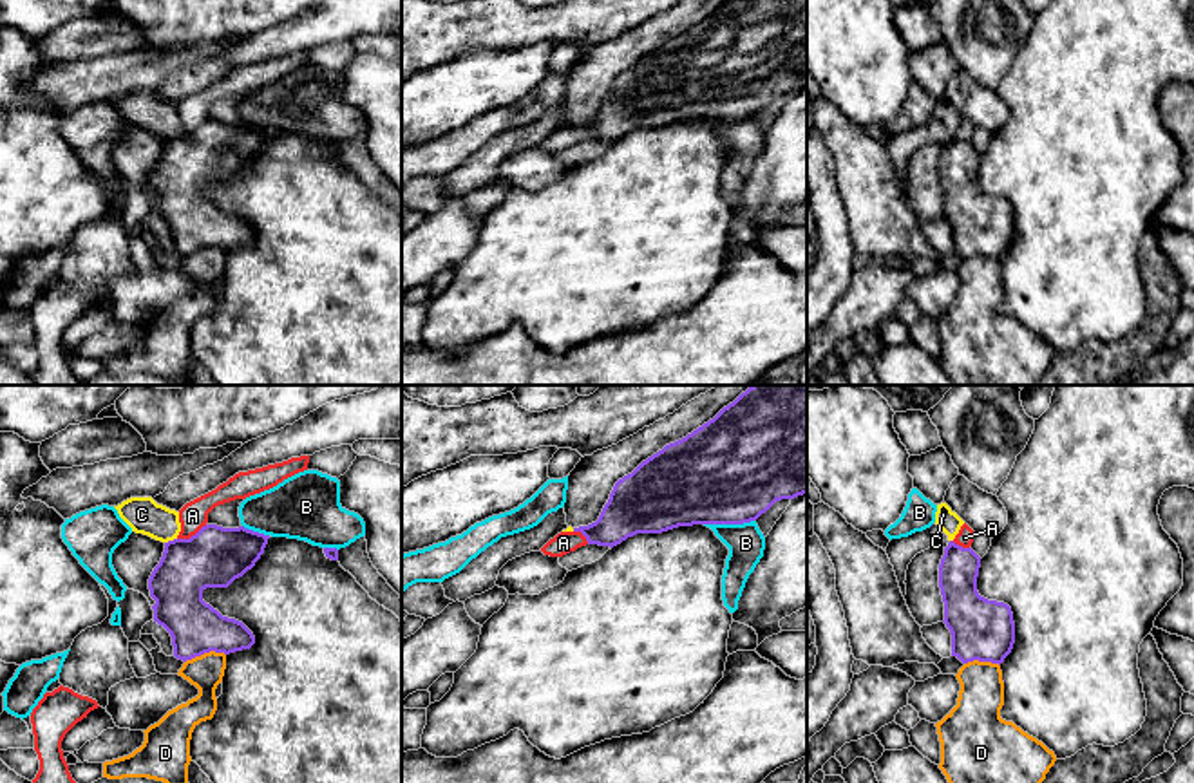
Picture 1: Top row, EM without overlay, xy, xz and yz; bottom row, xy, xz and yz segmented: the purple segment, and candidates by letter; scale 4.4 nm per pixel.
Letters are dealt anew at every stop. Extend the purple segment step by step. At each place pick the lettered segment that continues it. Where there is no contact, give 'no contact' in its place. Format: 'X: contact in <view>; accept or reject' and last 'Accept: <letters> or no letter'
A: contact in xy; reject
B: contact in xz; reject
C: contact in xy; reject
D: contact in xy; reject
Accept: no letter

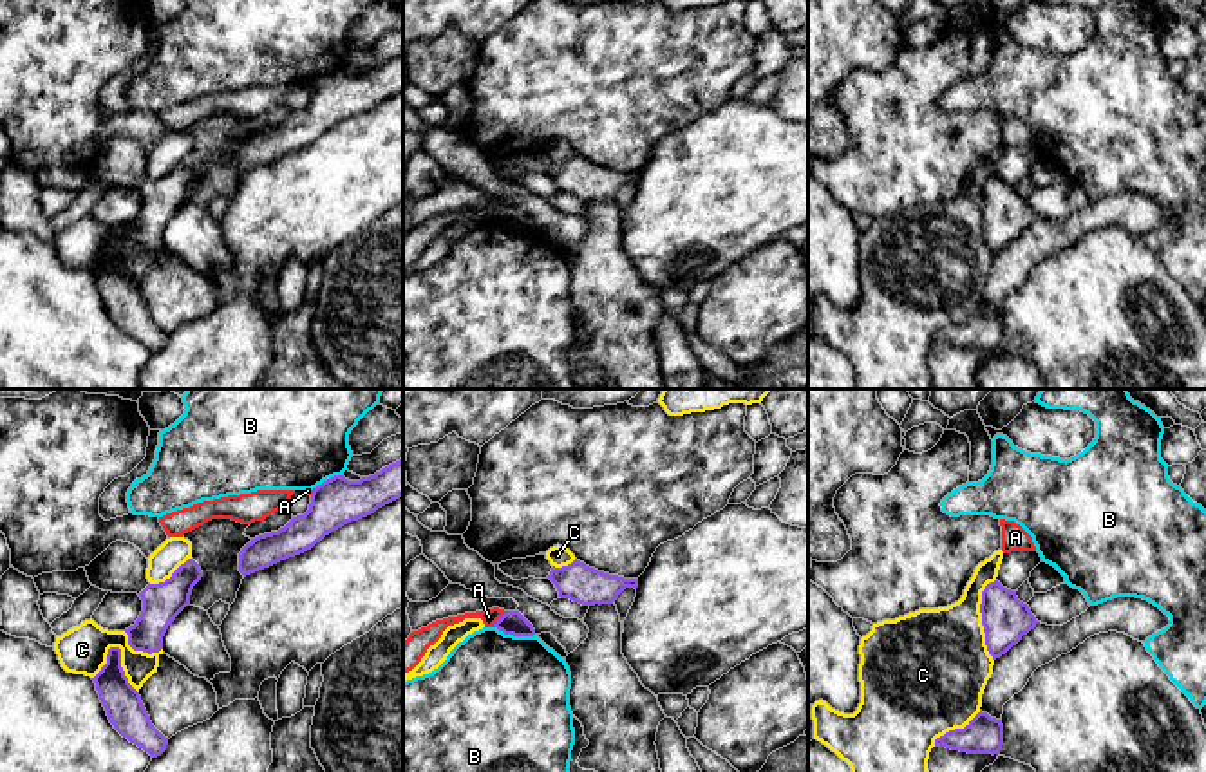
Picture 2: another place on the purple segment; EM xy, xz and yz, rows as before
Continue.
A: contact in xz; reject
B: contact in xz; reject
C: contact in xy; reject
Accept: no letter

